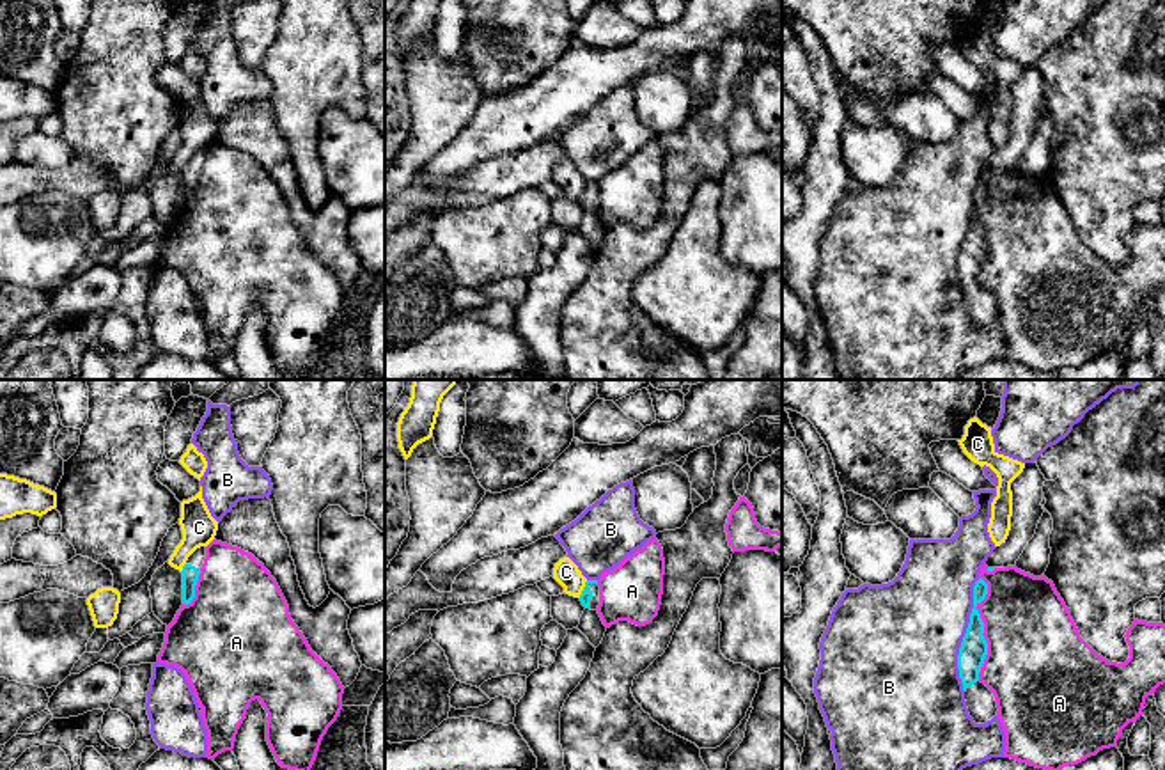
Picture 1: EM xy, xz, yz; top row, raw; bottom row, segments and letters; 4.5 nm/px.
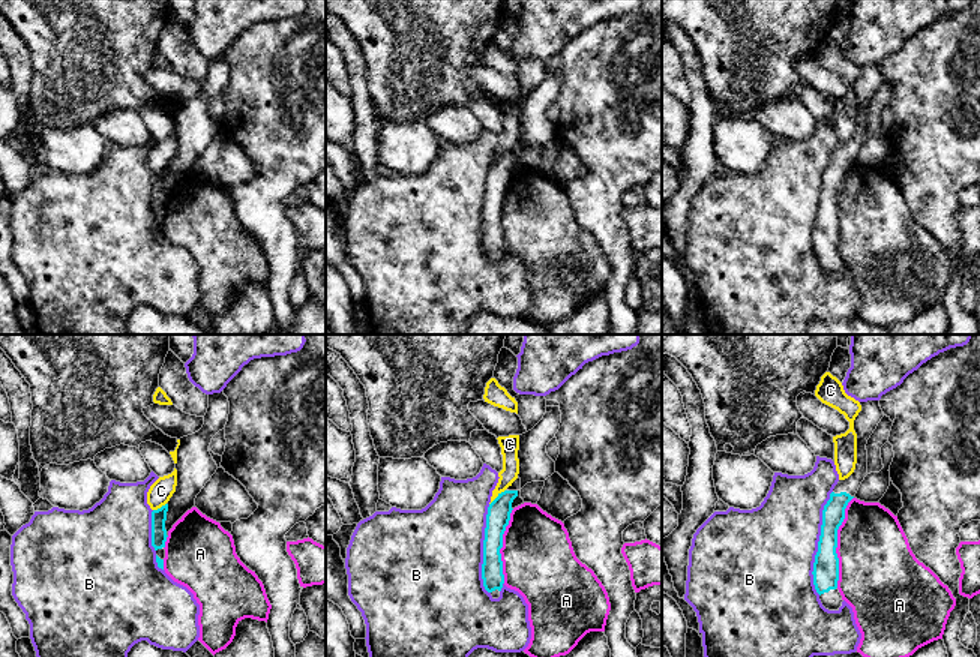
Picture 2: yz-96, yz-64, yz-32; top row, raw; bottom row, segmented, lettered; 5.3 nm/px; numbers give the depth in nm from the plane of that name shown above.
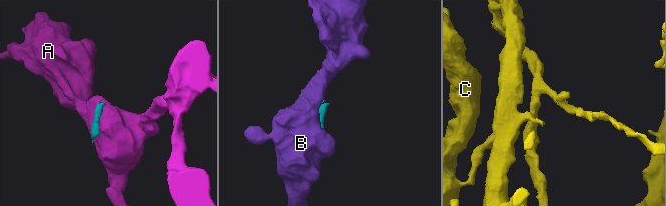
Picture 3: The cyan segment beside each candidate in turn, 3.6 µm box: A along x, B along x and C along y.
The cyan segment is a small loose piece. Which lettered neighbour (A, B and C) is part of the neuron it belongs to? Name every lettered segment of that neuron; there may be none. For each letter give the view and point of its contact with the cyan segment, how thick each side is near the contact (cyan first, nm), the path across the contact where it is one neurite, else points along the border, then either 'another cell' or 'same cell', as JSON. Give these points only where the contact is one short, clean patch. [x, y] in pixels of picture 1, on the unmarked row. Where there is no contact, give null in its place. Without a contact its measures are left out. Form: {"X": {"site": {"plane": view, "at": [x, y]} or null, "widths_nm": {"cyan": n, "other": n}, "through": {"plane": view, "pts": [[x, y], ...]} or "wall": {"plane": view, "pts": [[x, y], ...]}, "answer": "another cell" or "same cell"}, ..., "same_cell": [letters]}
{"A": {"site": {"plane": "yz", "at": [983, 231]}, "widths_nm": {"cyan": 130, "other": 420}, "answer": "another cell"}, "B": {"site": {"plane": "yz", "at": [965, 238]}, "widths_nm": {"cyan": 130, "other": 480}, "answer": "another cell"}, "C": {"site": {"plane": "xz", "at": [584, 192]}, "widths_nm": {"cyan": 50, "other": 110}, "wall": {"plane": "xz", "pts": [[587, 183], [578, 199]]}, "answer": "another cell"}, "same_cell": []}

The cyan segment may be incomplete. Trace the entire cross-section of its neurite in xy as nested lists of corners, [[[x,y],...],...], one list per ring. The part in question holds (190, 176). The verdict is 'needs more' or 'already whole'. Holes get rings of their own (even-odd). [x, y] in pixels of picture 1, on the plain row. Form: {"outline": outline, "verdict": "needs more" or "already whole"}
{"outline": [[[206,149],[197,151],[183,169],[183,206],[188,208],[195,200],[195,188],[200,177],[200,170],[206,161]]], "verdict": "needs more"}

